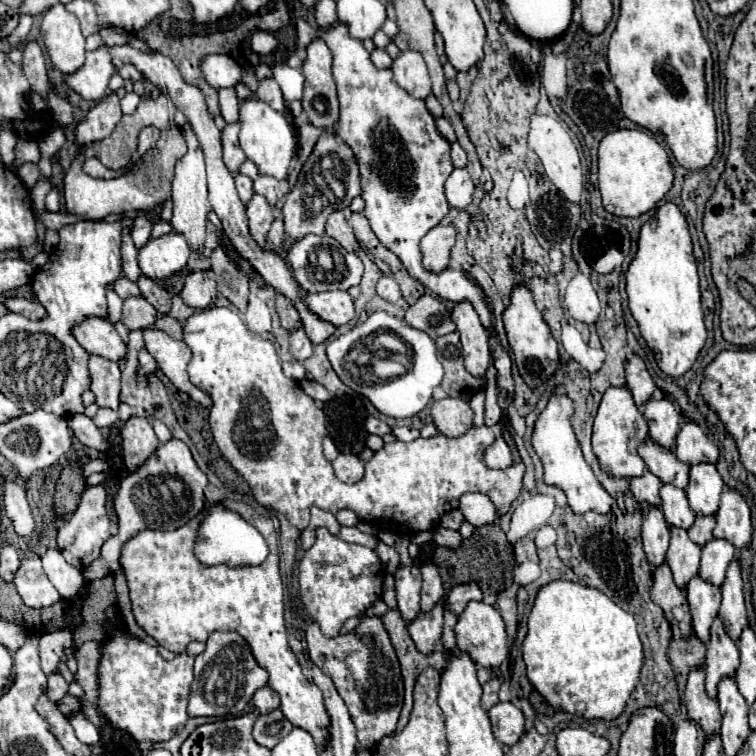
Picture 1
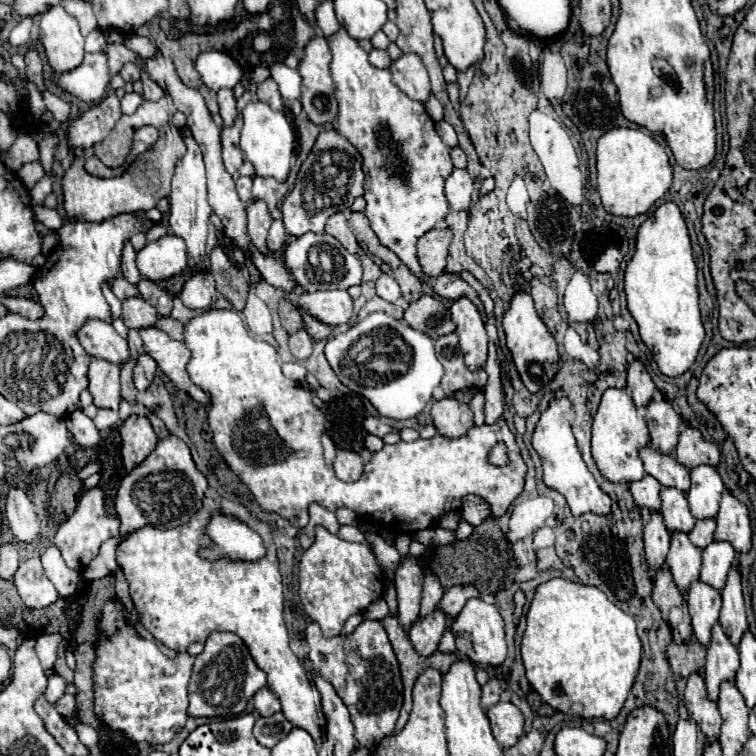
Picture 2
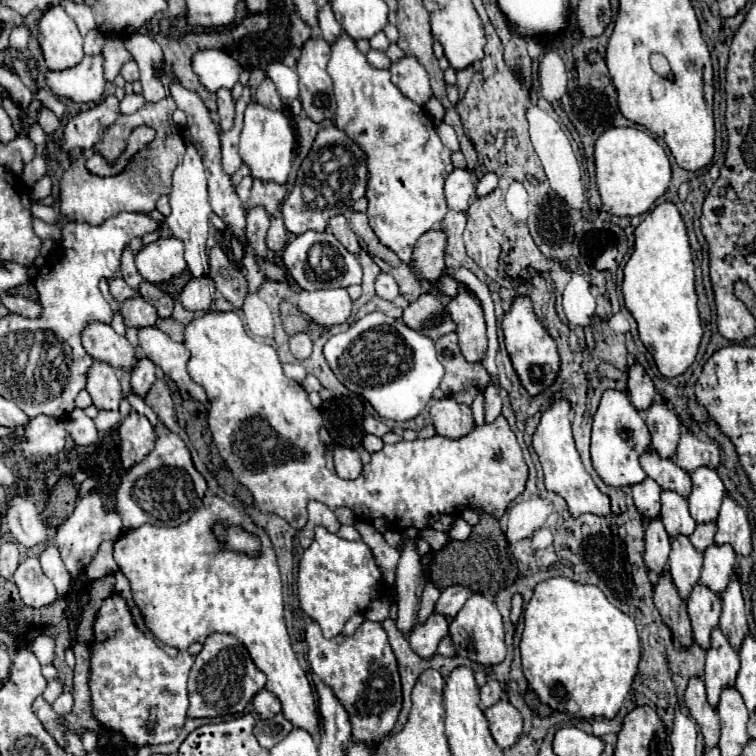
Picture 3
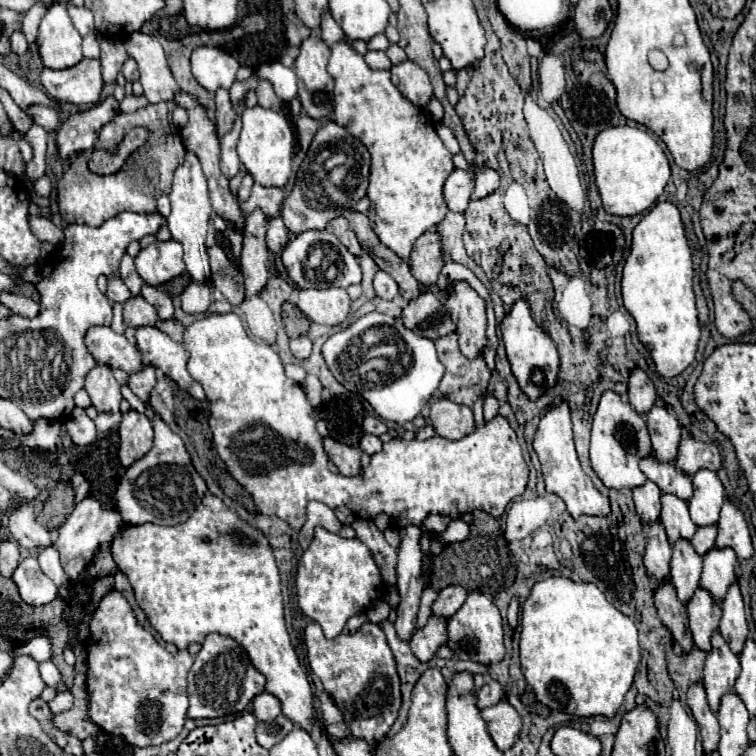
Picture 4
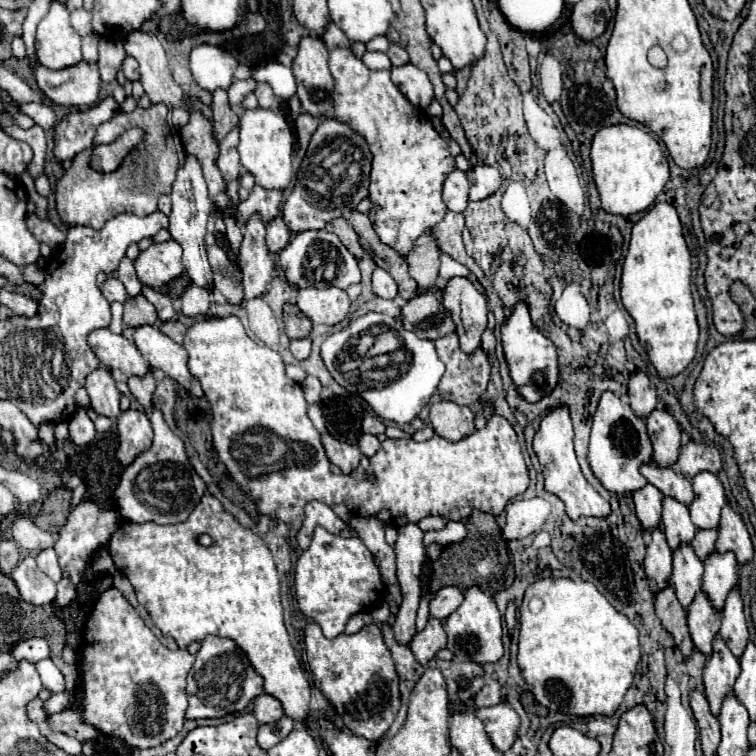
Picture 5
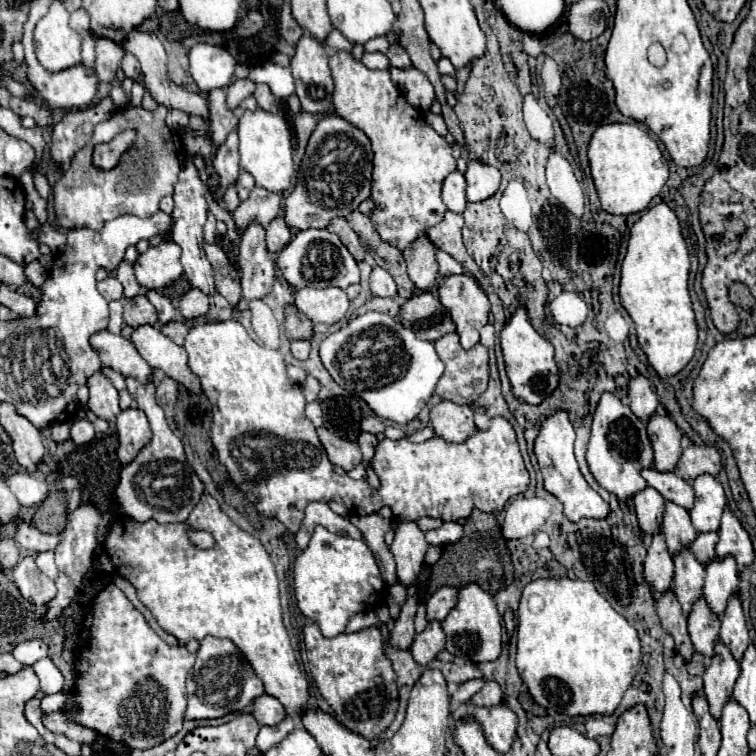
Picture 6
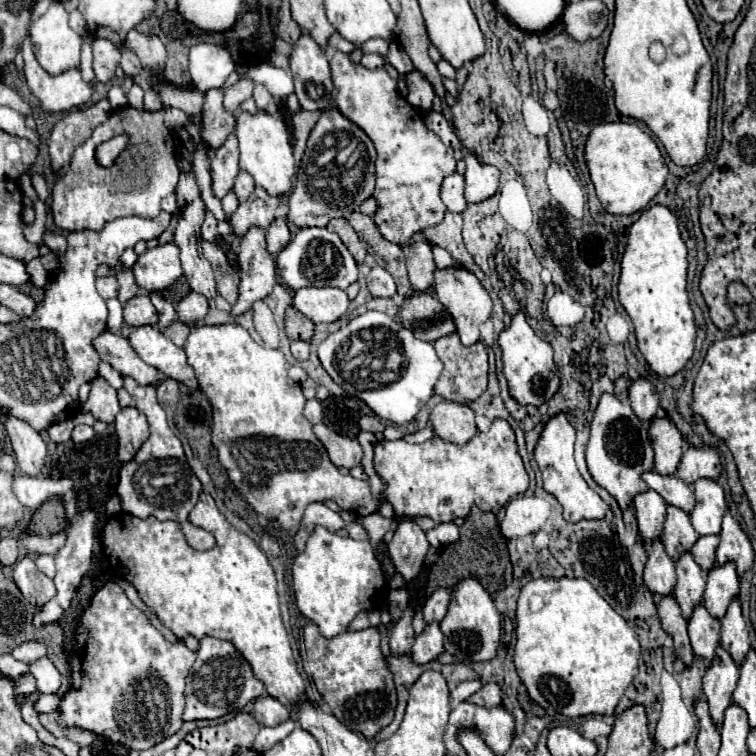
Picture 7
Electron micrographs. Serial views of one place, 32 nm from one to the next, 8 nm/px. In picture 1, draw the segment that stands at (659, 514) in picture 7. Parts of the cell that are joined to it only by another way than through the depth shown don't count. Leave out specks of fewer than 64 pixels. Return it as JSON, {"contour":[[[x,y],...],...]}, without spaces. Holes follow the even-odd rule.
{"contour":[[[648,470],[644,472],[642,478],[630,480],[630,490],[632,490],[634,498],[646,506],[660,506],[660,496],[658,496],[660,486],[662,486],[660,480],[656,480],[656,476],[652,476],[652,472],[648,472]]]}

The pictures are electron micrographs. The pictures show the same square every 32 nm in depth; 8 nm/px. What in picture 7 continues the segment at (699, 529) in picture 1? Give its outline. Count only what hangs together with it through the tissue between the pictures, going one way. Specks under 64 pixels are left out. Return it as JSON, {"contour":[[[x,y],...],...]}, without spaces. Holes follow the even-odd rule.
{"contour":[[[702,536],[698,538],[698,542],[690,552],[704,574],[716,564],[716,546],[718,546],[718,536]]]}

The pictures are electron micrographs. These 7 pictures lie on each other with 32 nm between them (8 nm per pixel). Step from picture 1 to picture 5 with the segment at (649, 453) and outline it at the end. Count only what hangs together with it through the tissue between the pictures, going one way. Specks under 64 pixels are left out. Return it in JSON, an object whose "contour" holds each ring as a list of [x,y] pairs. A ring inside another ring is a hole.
{"contour":[[[644,464],[644,468],[640,468],[640,474],[652,486],[656,486],[664,496],[670,496],[684,506],[692,504],[694,490],[692,490],[690,480],[676,474],[672,468],[658,468],[656,464]]]}

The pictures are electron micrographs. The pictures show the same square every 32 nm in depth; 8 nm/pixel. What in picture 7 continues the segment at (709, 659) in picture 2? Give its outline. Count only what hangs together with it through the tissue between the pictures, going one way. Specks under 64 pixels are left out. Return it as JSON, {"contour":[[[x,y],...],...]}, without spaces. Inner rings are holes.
{"contour":[[[720,646],[716,650],[716,658],[706,670],[702,680],[702,692],[710,704],[710,714],[714,724],[720,728],[724,720],[724,710],[732,704],[732,692],[738,682],[738,666],[732,662],[728,652]]]}

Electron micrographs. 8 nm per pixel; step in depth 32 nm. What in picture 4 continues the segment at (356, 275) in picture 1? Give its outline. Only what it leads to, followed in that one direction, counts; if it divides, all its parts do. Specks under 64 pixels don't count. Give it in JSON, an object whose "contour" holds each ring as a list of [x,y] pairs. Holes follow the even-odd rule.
{"contour":[[[306,230],[302,234],[296,234],[282,252],[282,264],[288,272],[288,278],[298,288],[348,288],[350,284],[360,284],[362,278],[358,258],[350,254],[332,232],[326,230]]]}

